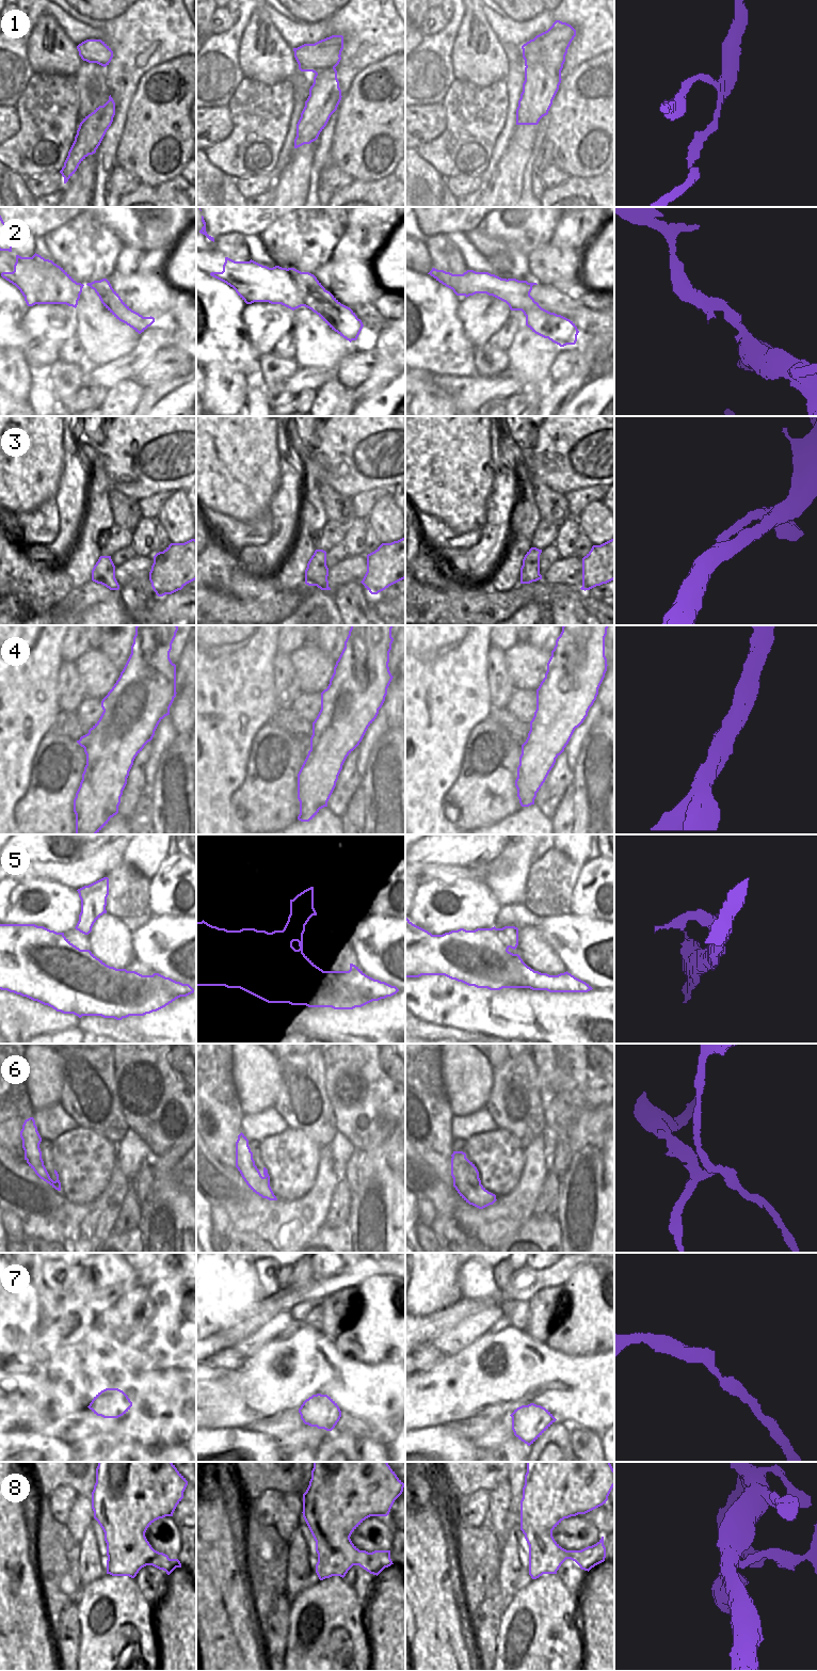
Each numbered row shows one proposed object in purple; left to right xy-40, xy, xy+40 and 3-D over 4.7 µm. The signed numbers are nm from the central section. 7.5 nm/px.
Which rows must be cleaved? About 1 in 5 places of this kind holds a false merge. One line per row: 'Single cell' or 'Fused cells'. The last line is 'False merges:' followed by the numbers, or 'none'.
1: Fused cells
2: Fused cells
3: Single cell
4: Single cell
5: Single cell
6: Fused cells
7: Single cell
8: Single cell
False merges: 1, 2, 6.

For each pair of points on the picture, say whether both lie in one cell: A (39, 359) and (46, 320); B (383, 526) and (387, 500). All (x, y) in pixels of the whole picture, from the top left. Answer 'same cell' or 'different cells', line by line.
A: same cell
B: same cell

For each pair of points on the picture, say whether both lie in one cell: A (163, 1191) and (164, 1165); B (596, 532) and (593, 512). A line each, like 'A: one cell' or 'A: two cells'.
A: two cells
B: one cell

